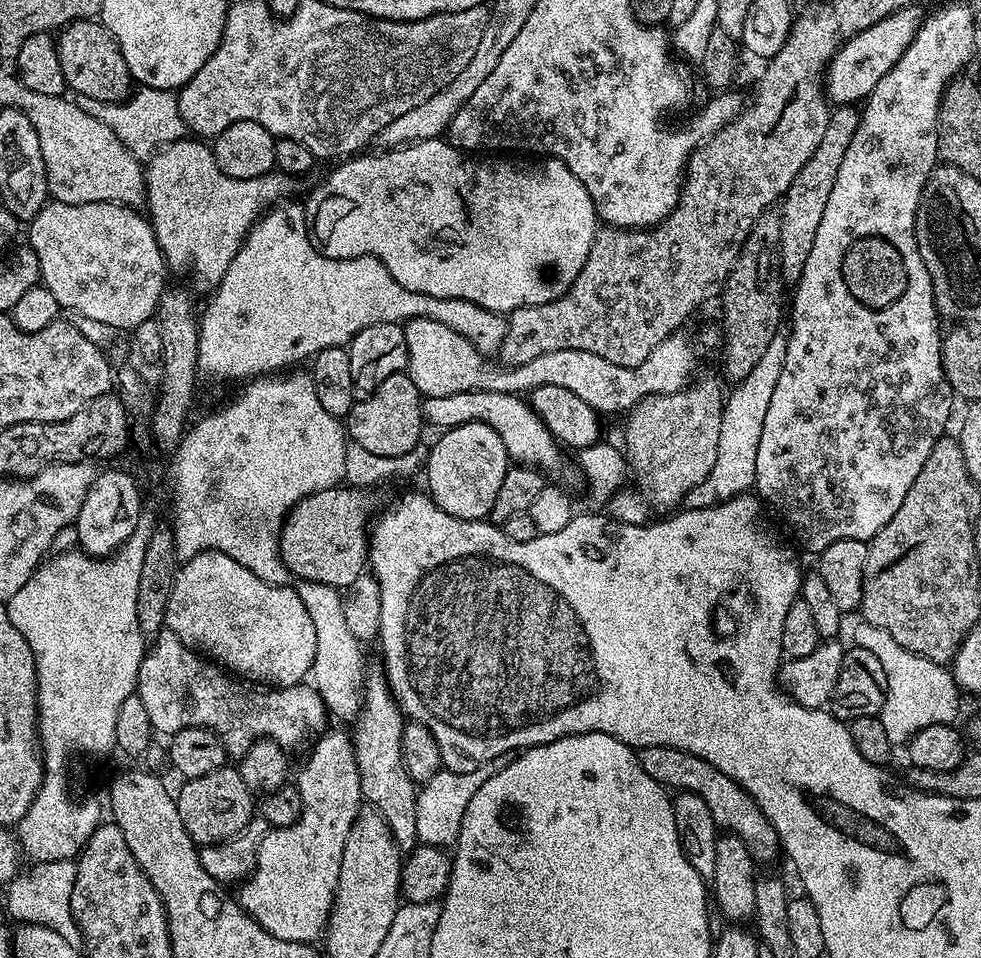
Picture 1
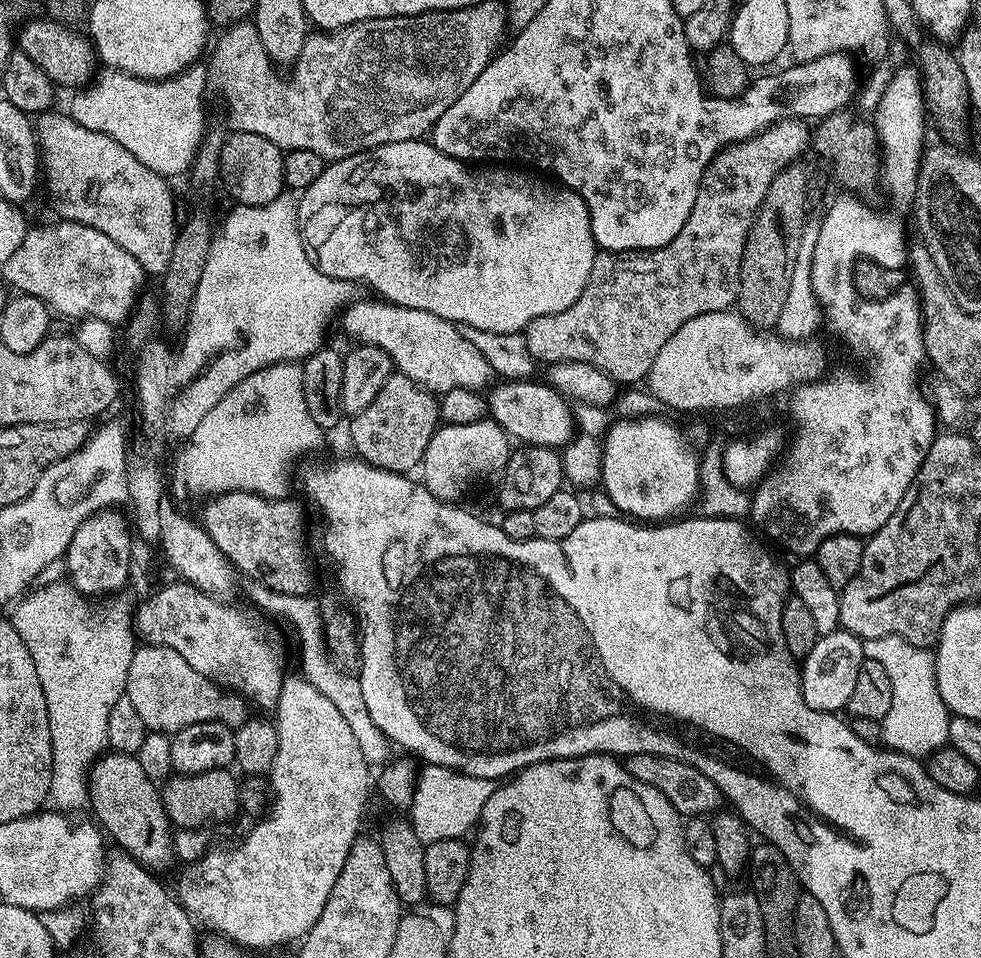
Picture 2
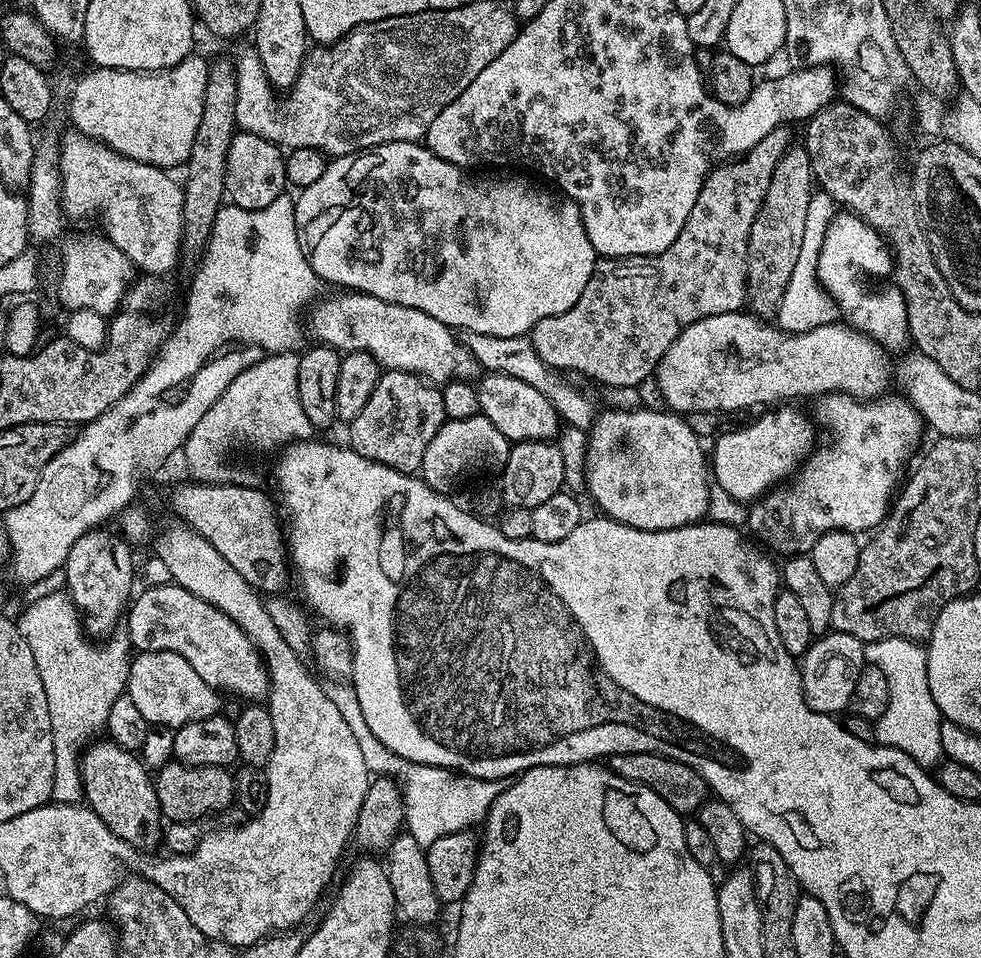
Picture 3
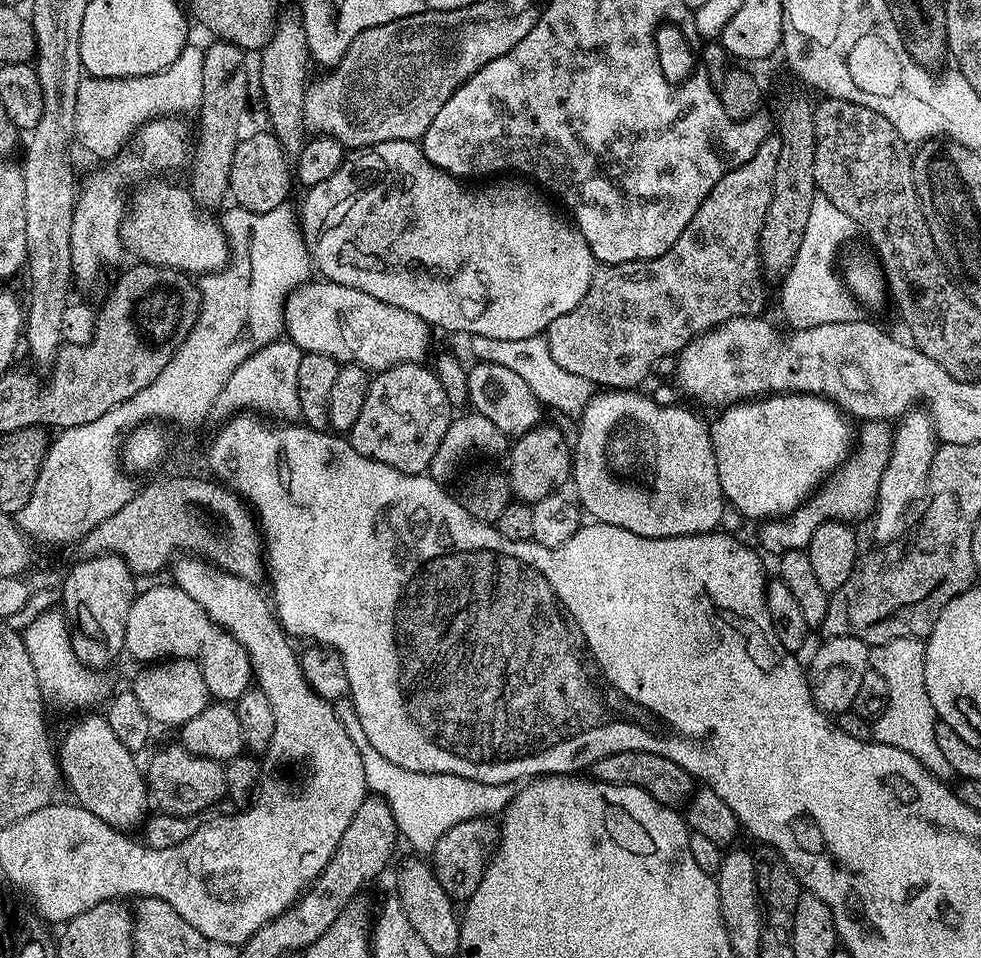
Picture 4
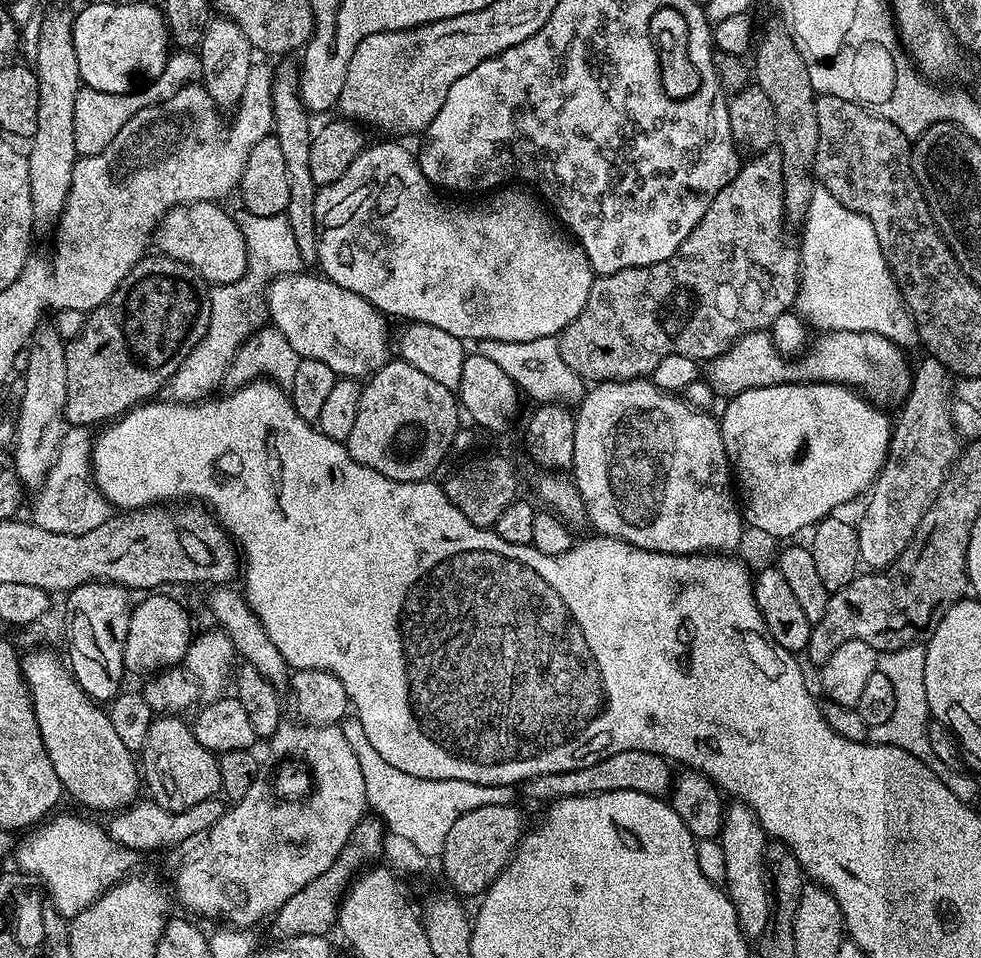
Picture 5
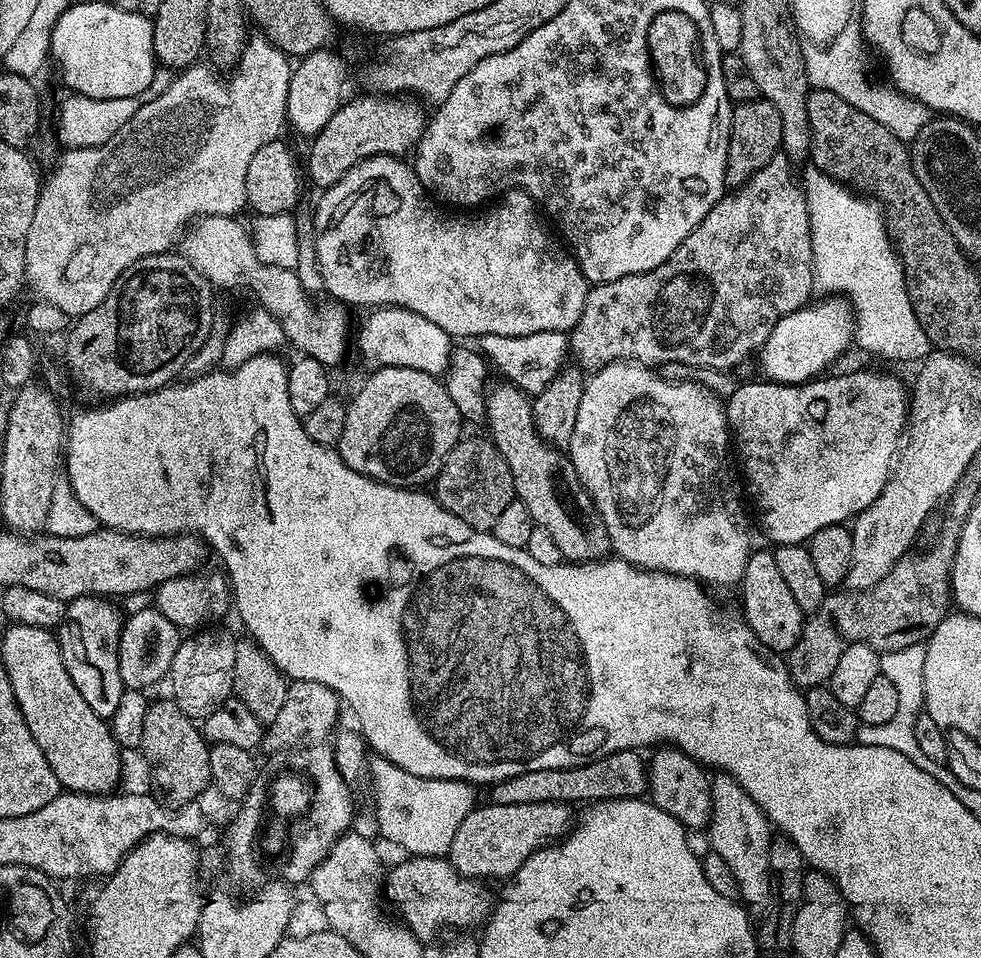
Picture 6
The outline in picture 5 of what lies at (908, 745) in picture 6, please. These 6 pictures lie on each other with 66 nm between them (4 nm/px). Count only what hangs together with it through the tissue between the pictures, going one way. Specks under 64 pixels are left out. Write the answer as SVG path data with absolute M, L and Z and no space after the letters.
M923 643L911 644L893 652L879 653L878 670L882 674L886 674L886 678L890 678L891 684L894 685L894 714L890 714L890 718L886 718L886 722L870 729L871 743L898 746L902 750L914 754L914 758L918 758L927 768L934 770L934 774L938 774L938 778L943 784L951 785L954 769L946 766L946 762L942 762L942 758L938 758L938 754L934 754L934 750L930 750L930 738L928 737L930 713L926 702L925 645Z

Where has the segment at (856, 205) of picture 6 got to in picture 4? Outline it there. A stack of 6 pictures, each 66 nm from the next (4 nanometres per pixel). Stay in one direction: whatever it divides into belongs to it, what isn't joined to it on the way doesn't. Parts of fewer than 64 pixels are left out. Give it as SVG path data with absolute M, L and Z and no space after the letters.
M816 195L814 206L810 206L810 218L806 222L806 230L802 234L802 246L798 246L798 254L792 259L792 265L784 273L782 277L784 285L780 288L781 310L784 312L800 312L796 316L796 322L794 322L796 328L808 328L811 324L826 326L826 322L850 322L851 320L861 319L861 305L856 297L849 292L841 273L838 270L836 273L836 259L840 256L840 247L843 244L850 243L852 235L857 235L857 232L855 222L846 214L842 214L842 210L838 210L838 206L834 206L834 202L830 202L830 198Z

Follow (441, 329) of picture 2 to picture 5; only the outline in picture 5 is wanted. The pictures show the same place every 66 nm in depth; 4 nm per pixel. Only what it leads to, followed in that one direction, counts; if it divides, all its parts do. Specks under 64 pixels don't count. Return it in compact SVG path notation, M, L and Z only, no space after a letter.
M301 270L287 272L285 276L278 276L268 281L266 285L266 299L268 302L268 316L271 323L279 327L281 334L294 346L302 360L317 360L326 362L330 370L334 370L340 378L364 378L377 372L381 366L388 363L388 324L389 317L378 311L366 298L354 294L354 290L346 290L329 280L323 274L315 274Z

